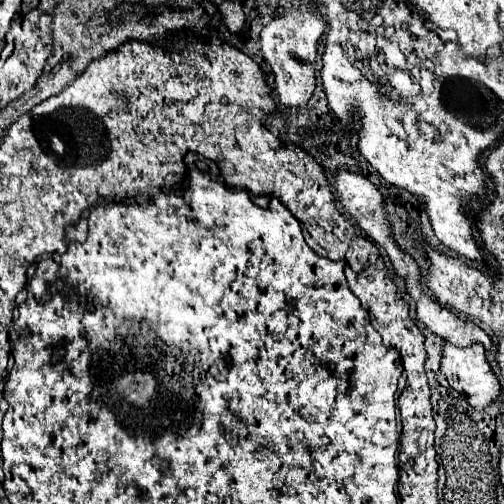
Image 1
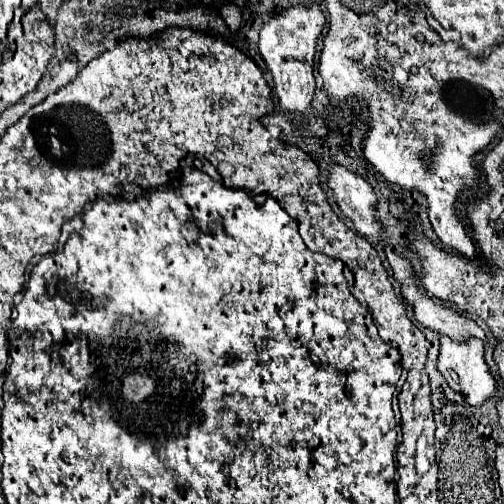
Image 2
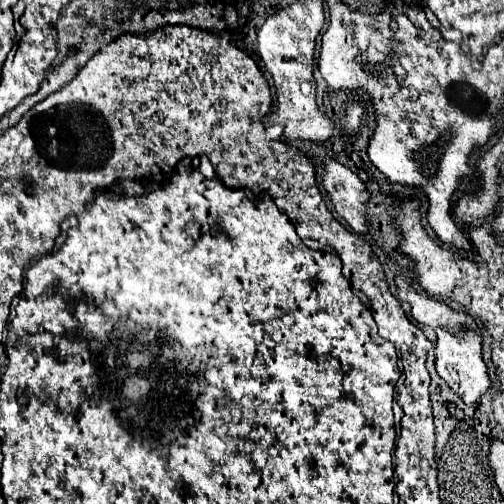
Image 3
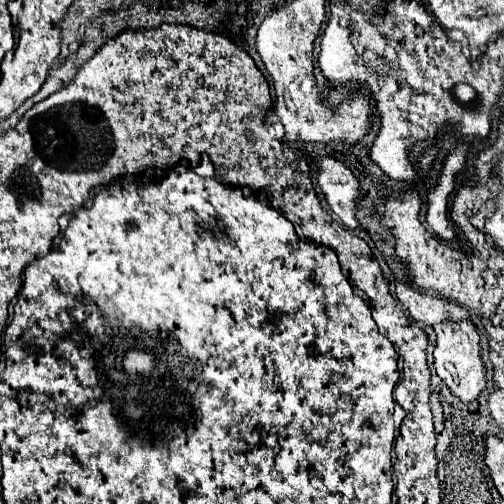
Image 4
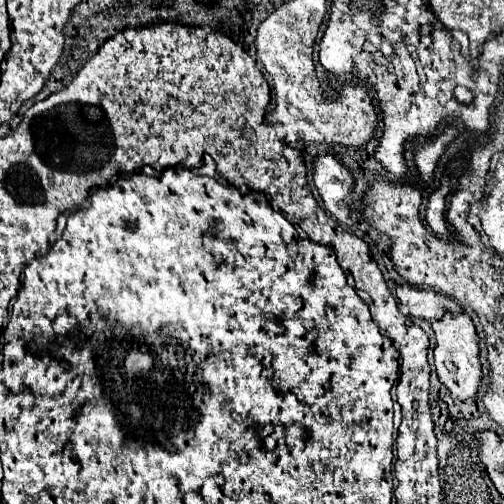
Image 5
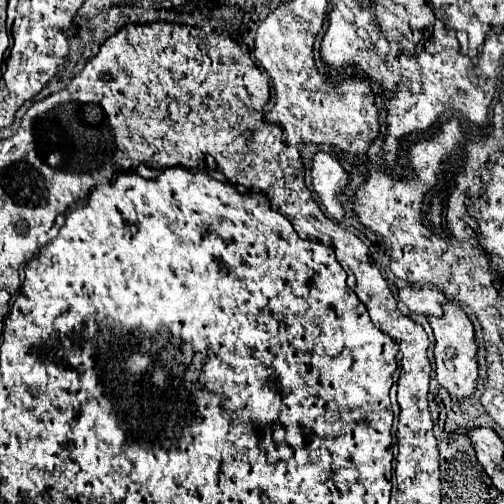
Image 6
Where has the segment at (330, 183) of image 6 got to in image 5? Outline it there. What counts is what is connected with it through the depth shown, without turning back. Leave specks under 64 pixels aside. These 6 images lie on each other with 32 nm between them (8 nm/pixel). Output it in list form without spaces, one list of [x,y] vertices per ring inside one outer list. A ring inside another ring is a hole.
[[[322,154],[314,160],[314,186],[324,200],[326,212],[330,212],[338,222],[352,226],[350,210],[346,198],[350,194],[354,180],[350,172],[332,156]]]

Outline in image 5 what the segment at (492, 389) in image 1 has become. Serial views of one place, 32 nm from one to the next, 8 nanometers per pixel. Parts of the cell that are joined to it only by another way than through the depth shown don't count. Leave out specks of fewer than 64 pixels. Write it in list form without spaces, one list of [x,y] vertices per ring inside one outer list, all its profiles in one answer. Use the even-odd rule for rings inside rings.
[[[446,312],[442,320],[432,322],[432,330],[436,334],[436,348],[434,348],[434,366],[438,380],[450,390],[450,394],[458,400],[472,398],[482,382],[482,370],[478,360],[478,336],[474,324],[468,314],[452,314]]]

